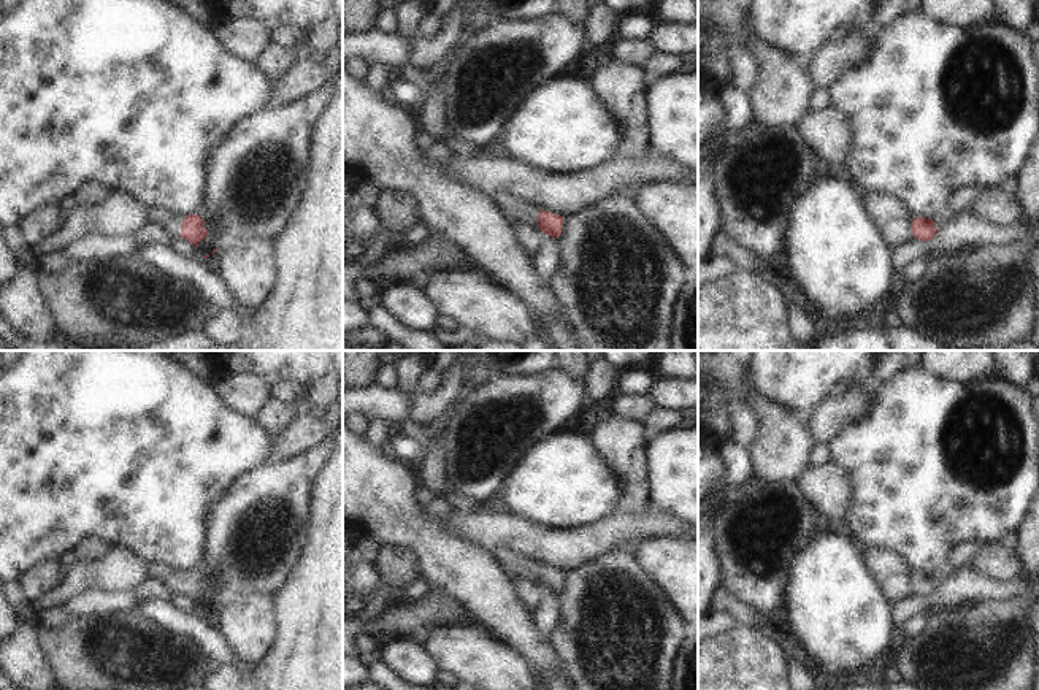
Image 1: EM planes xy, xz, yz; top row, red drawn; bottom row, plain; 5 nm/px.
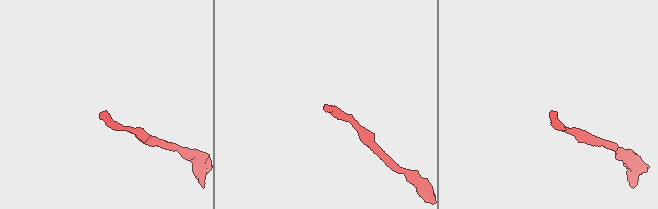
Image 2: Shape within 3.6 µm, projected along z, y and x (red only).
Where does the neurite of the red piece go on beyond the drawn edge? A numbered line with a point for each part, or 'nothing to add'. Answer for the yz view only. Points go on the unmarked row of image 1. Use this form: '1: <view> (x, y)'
nothing to add

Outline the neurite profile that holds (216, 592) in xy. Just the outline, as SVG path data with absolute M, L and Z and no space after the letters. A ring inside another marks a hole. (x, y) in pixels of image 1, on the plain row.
M203 562L197 569L205 577L203 584L209 585L208 592L198 598L197 604L201 611L209 611L216 603L220 603L225 600L227 587L224 585L220 577L217 577L214 571L211 571L208 565L205 565Z

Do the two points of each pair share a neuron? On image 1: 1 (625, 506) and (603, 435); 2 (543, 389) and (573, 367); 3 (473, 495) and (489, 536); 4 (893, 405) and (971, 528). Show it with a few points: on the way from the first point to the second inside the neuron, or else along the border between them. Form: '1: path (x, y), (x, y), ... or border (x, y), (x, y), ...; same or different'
1: path (628, 489), (628, 462), (621, 452); same
2: border (555, 367), (571, 376), (582, 378); different
3: border (470, 506), (484, 508); different
4: path (923, 435), (933, 457), (971, 498); same

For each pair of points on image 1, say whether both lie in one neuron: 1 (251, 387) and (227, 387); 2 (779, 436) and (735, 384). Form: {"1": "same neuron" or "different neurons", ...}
{"1": "same neuron", "2": "same neuron"}

